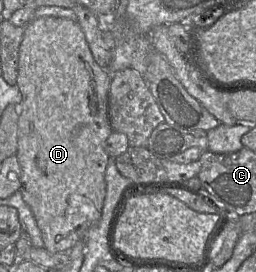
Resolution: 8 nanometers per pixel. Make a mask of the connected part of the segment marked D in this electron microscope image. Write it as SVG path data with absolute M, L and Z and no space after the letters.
M45 16L33 19L25 26L23 39L19 49L17 83L22 101L18 105L18 149L17 159L21 168L21 186L19 192L26 204L30 207L37 226L41 231L44 248L51 253L69 252L78 242L84 241L89 229L95 225L100 217L106 196L105 172L108 165L109 155L106 151L106 140L113 129L109 119L109 89L112 75L108 69L103 69L94 60L85 34L78 23L68 18Z

